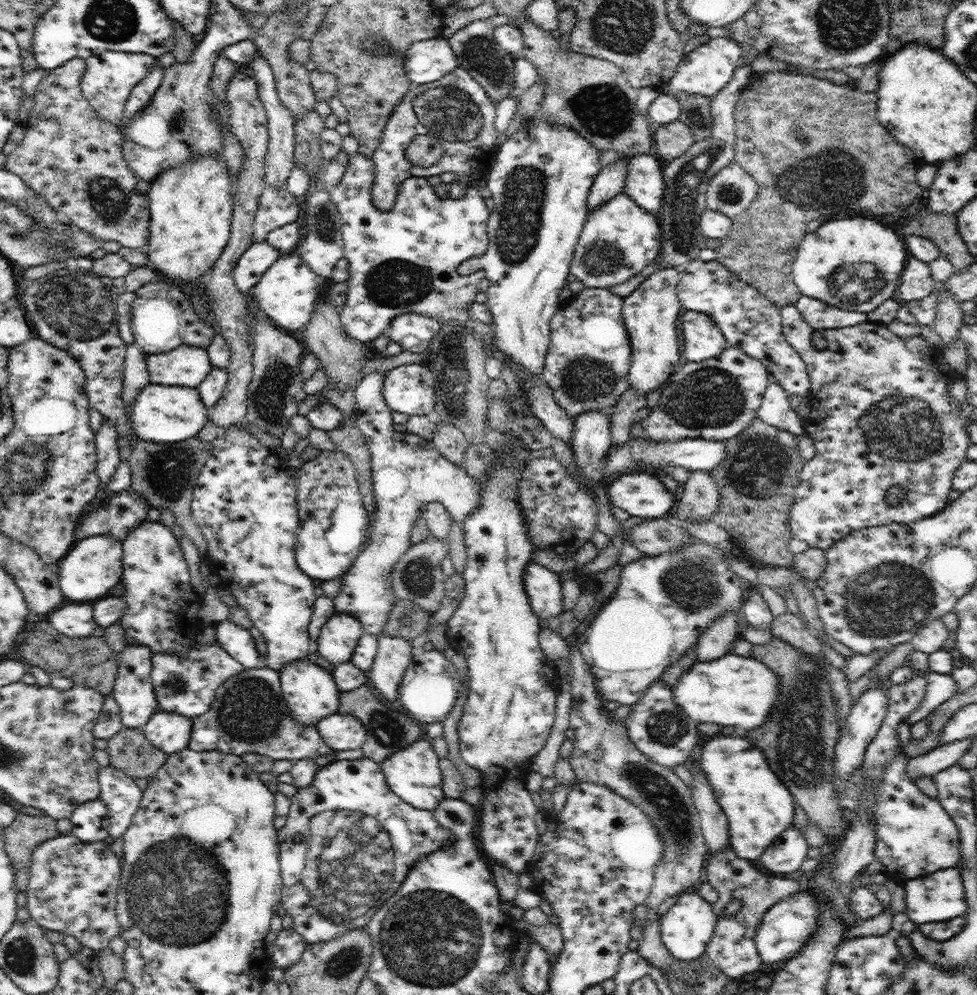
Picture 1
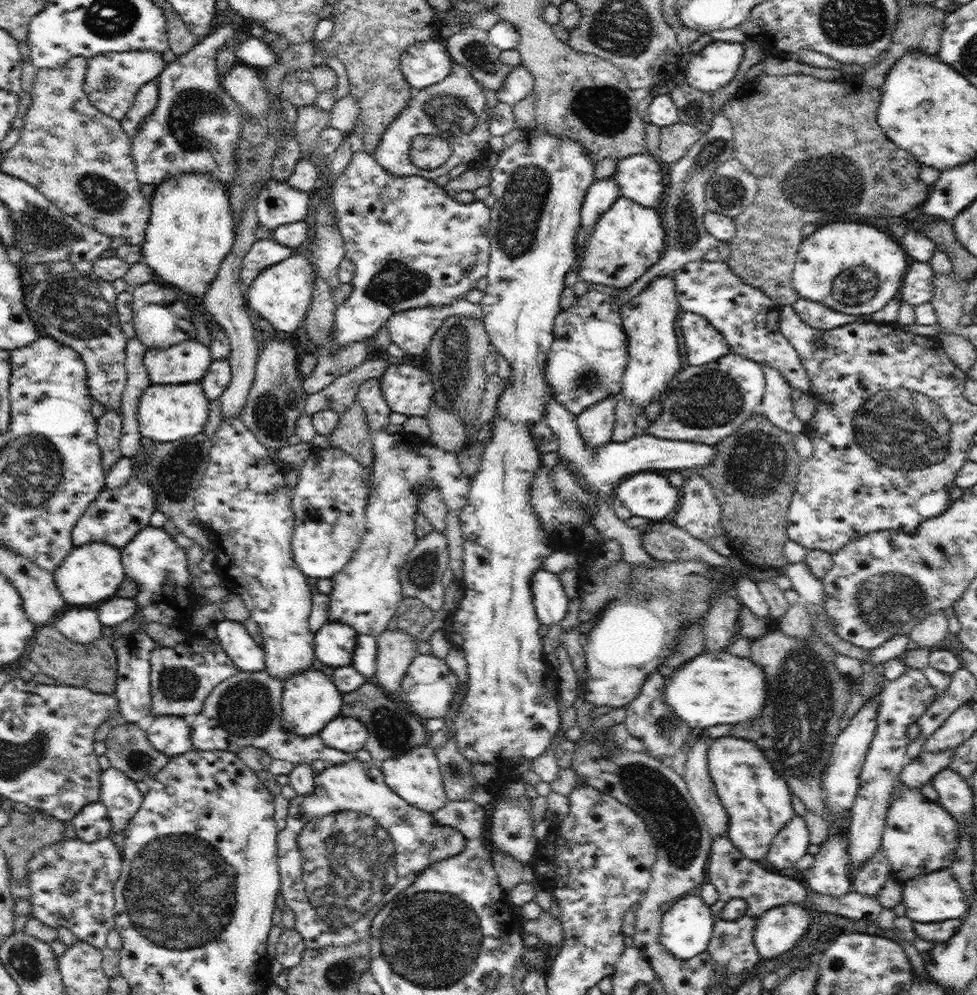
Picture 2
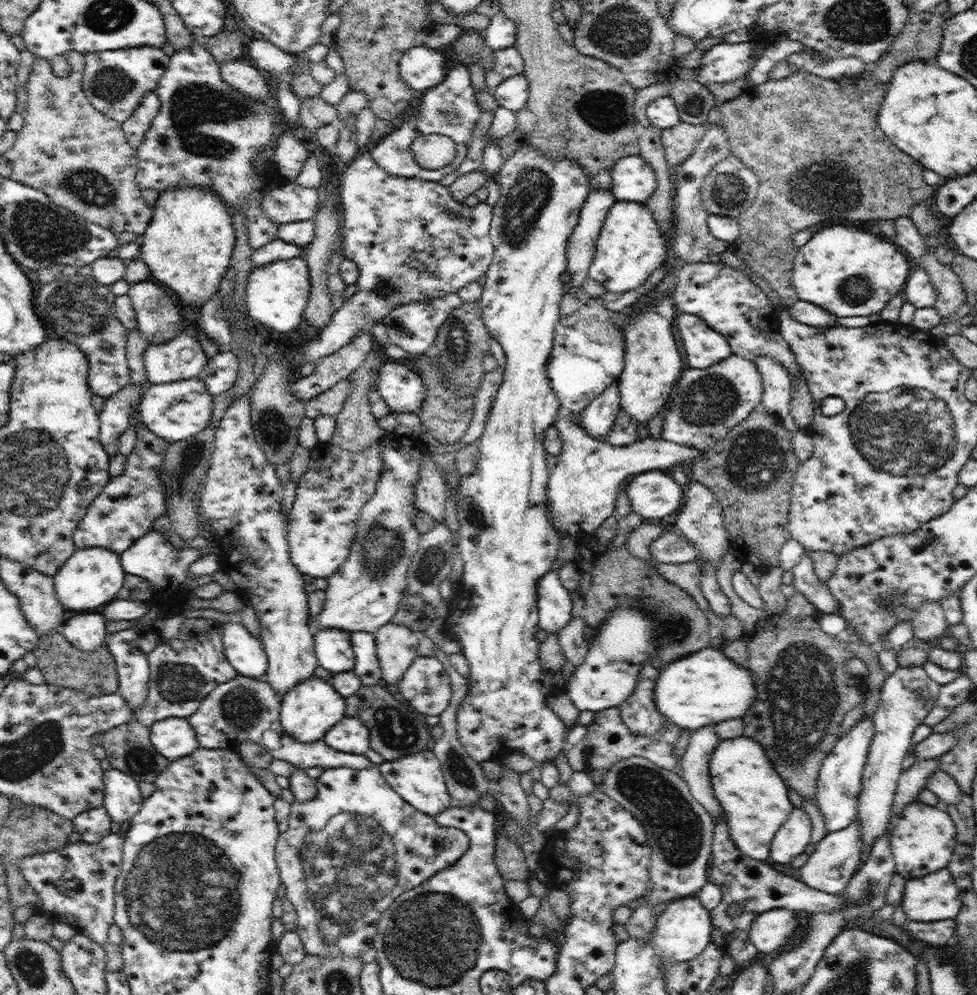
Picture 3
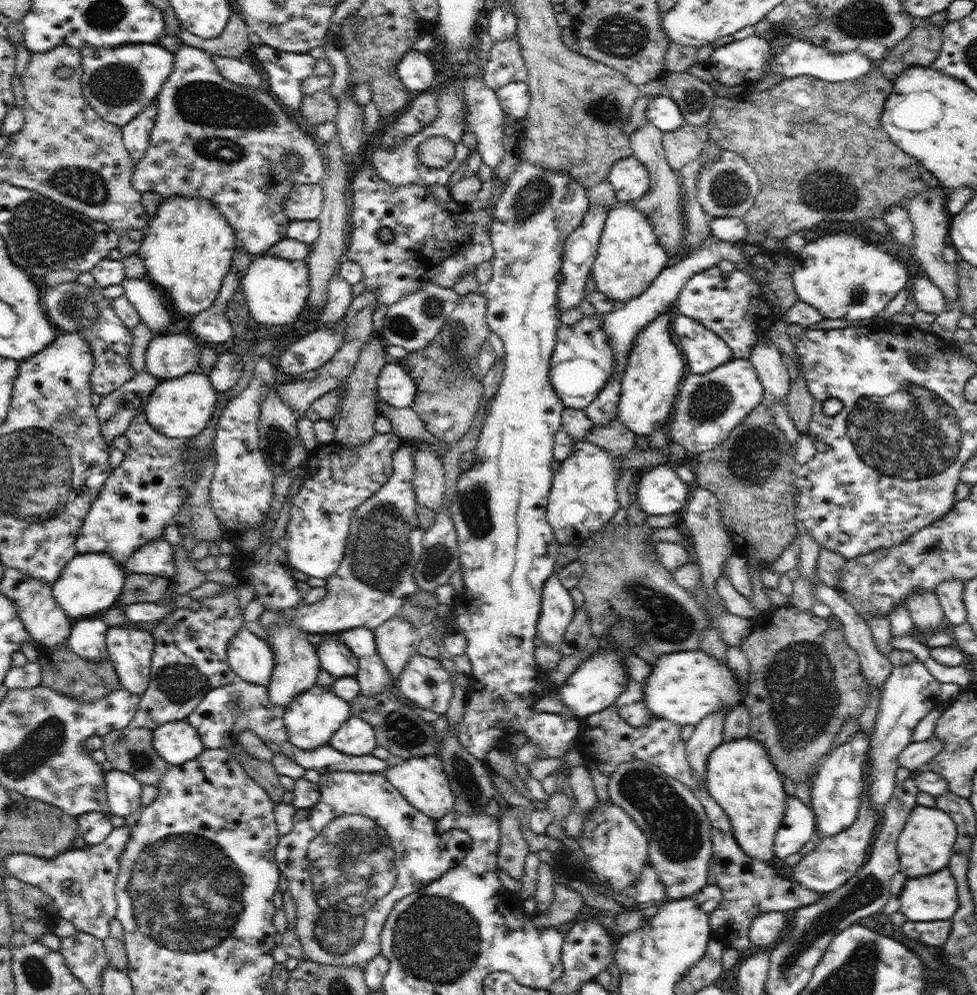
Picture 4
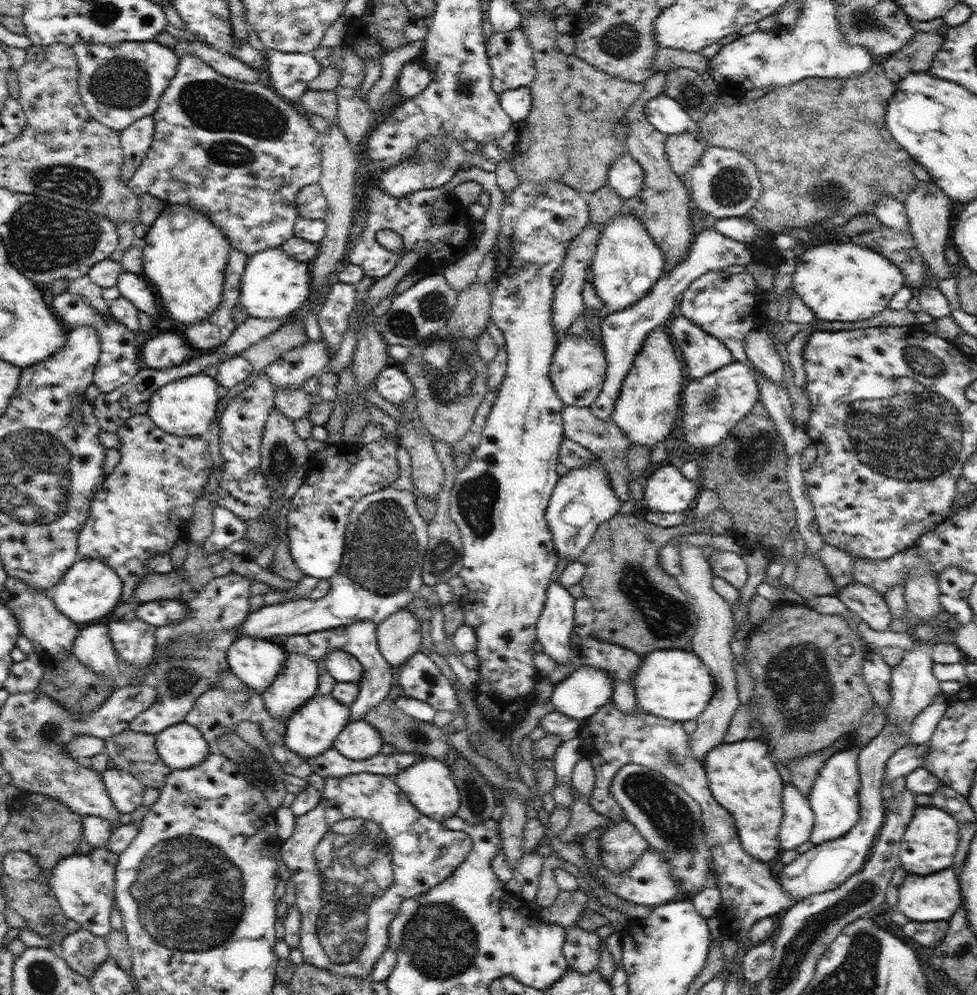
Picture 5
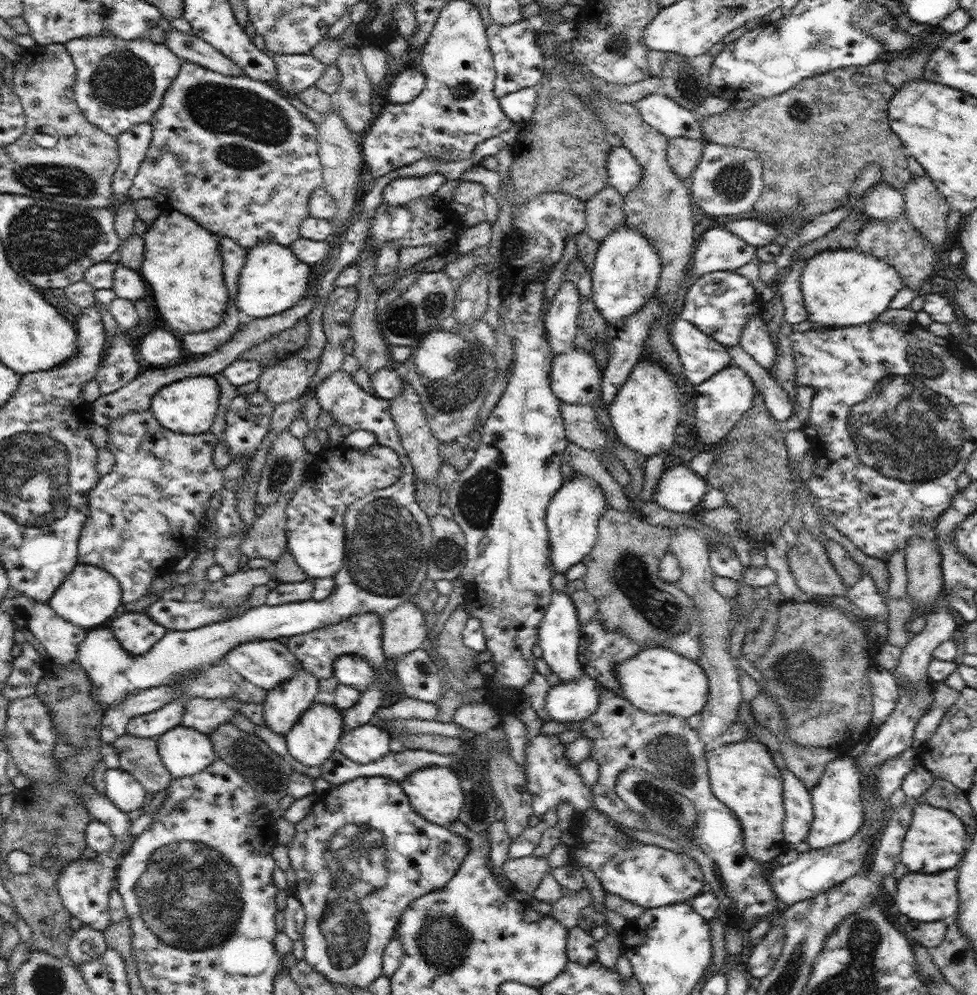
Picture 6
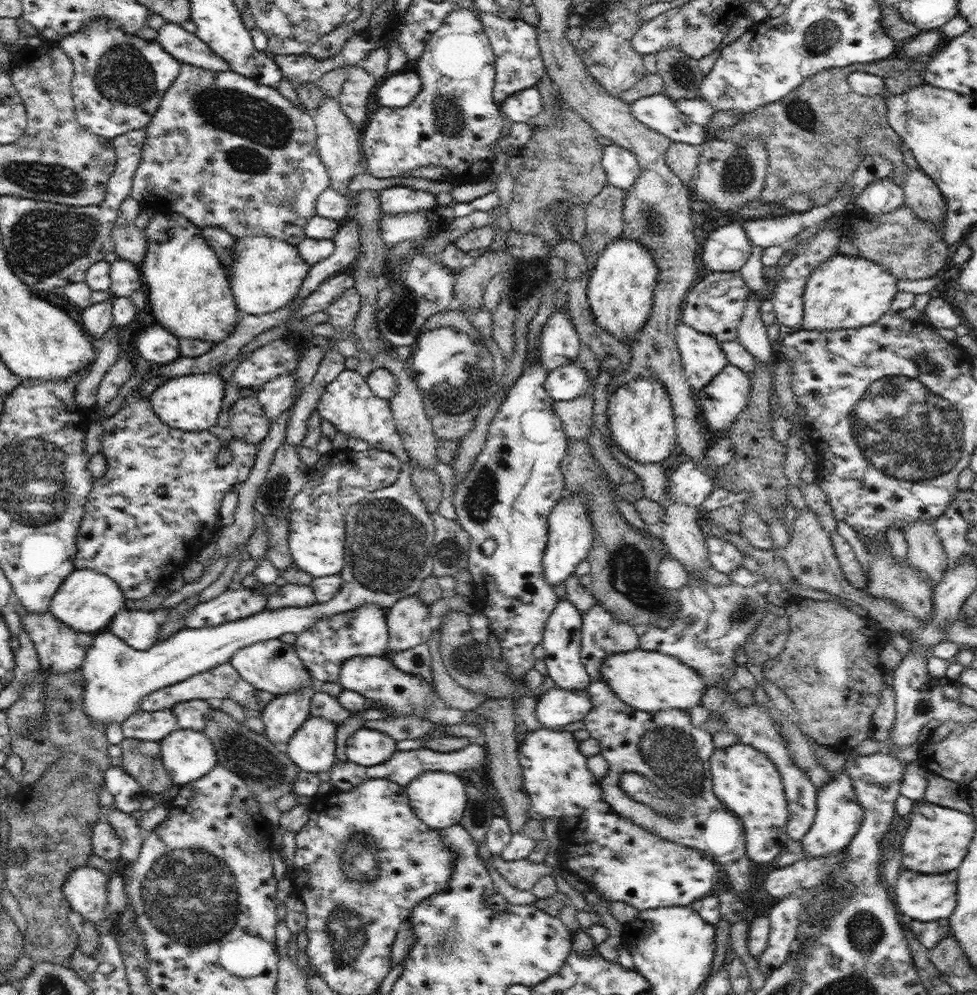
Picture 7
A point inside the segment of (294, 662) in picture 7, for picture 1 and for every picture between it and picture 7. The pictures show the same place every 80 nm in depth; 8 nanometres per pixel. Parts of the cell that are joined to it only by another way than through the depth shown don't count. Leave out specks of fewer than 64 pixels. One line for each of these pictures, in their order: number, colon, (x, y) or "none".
1: (237, 641)
2: (243, 650)
3: (246, 653)
4: (250, 657)
5: (257, 662)
6: (265, 663)

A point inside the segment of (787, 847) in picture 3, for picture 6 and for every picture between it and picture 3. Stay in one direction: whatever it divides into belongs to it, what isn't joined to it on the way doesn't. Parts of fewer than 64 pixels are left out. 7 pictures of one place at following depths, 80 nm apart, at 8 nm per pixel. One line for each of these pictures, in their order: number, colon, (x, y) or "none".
4: (798, 827)
5: (798, 819)
6: (797, 801)

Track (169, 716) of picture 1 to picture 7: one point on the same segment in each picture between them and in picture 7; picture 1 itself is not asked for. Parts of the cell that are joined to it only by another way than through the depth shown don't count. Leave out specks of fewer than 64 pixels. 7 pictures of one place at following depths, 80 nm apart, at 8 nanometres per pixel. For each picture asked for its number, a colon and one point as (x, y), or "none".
2: (171, 735)
3: (173, 737)
4: (176, 742)
5: (181, 746)
6: (185, 751)
7: (187, 755)

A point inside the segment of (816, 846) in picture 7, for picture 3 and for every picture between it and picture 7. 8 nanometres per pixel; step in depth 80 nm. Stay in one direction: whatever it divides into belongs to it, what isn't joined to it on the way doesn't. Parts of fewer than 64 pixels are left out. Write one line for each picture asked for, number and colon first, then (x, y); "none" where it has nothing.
3: (840, 776)
4: (836, 793)
5: (834, 799)
6: (838, 812)

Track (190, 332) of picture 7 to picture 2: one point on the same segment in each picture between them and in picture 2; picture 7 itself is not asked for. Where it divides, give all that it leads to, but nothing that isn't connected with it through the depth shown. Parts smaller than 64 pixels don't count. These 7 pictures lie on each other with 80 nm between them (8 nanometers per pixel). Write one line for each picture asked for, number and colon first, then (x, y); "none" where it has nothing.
2: (191, 230)
3: (188, 245)
4: (187, 249)
5: (185, 254)
6: (182, 265)

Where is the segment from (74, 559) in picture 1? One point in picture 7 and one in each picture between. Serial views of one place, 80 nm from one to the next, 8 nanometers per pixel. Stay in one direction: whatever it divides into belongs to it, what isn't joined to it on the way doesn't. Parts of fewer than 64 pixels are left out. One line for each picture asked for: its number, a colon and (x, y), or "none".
2: (91, 574)
3: (92, 577)
4: (92, 582)
5: (90, 589)
6: (90, 595)
7: (88, 600)

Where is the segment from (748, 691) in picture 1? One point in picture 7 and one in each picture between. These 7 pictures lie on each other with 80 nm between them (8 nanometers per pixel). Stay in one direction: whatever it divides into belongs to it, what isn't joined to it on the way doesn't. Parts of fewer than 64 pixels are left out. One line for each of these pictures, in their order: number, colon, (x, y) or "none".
2: (716, 688)
3: (705, 687)
4: (684, 687)
5: (674, 684)
6: (657, 680)
7: (649, 680)

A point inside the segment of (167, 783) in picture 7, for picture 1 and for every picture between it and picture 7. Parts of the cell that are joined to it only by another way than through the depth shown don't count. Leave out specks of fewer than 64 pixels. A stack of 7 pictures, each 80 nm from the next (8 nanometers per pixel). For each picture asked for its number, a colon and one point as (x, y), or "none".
1: (129, 750)
2: (128, 748)
3: (128, 747)
4: (131, 750)
5: (135, 752)
6: (139, 756)

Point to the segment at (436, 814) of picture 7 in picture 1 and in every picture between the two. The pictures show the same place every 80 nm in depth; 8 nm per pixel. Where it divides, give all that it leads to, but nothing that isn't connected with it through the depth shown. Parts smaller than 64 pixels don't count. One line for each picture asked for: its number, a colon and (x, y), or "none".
1: (413, 774)
2: (415, 776)
3: (418, 778)
4: (422, 781)
5: (429, 785)
6: (434, 792)

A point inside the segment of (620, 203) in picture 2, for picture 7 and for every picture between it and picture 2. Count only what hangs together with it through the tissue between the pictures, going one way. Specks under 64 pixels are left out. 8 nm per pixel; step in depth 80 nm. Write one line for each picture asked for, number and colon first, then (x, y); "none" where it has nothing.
3: (631, 246)
4: (629, 258)
5: (627, 263)
6: (626, 271)
7: (620, 291)

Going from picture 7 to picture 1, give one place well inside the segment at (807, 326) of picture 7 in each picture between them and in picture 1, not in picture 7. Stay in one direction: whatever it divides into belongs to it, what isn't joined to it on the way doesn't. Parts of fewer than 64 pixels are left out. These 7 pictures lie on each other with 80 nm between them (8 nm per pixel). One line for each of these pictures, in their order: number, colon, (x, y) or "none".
1: (855, 264)
2: (856, 269)
3: (849, 272)
4: (843, 276)
5: (844, 281)
6: (840, 287)

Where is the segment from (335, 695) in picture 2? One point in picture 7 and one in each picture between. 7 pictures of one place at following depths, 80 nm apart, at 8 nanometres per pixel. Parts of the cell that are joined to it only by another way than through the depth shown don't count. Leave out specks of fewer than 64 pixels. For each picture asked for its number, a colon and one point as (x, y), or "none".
3: (309, 710)
4: (311, 720)
5: (311, 731)
6: (314, 737)
7: (312, 747)

